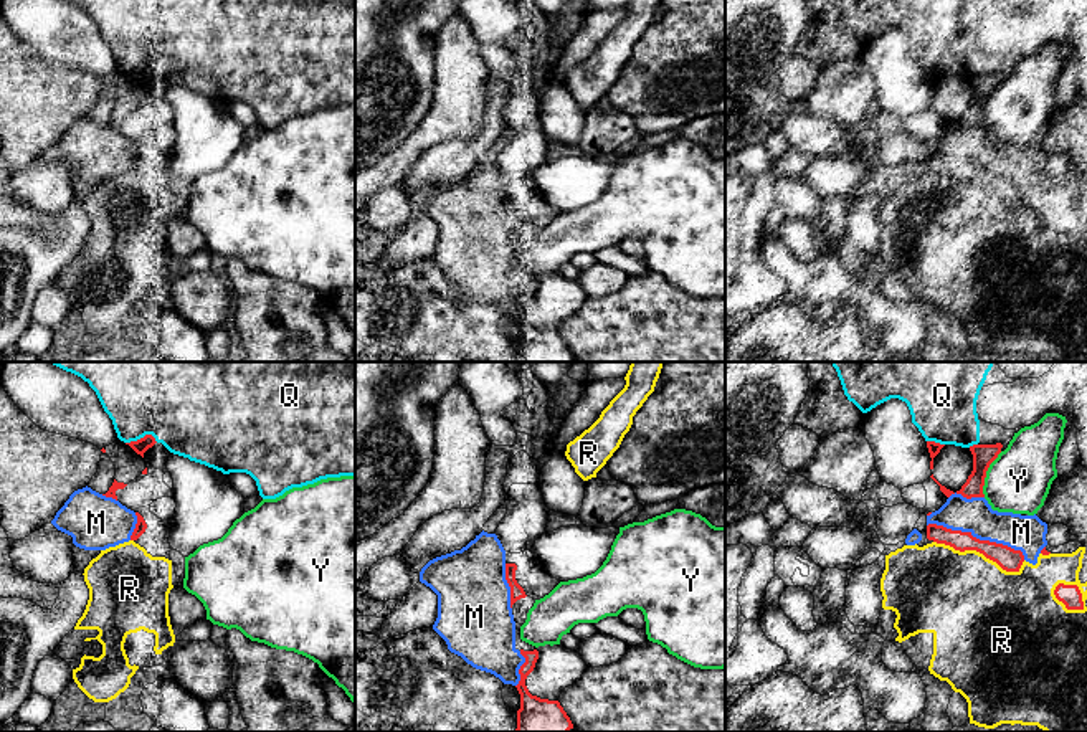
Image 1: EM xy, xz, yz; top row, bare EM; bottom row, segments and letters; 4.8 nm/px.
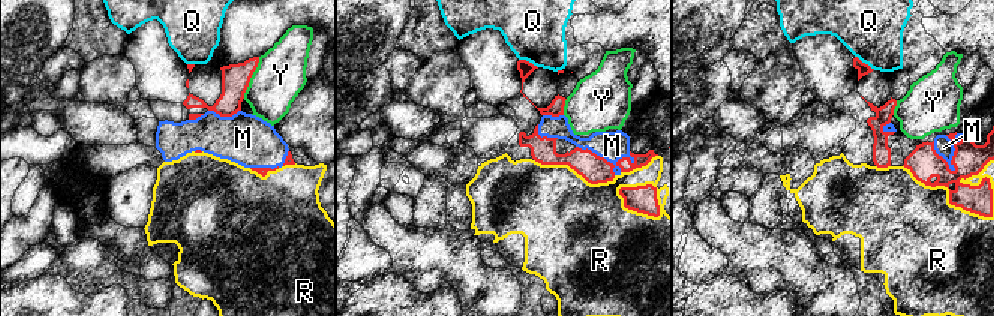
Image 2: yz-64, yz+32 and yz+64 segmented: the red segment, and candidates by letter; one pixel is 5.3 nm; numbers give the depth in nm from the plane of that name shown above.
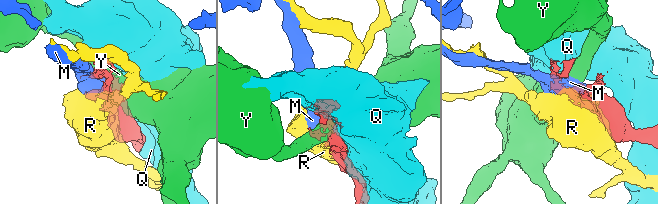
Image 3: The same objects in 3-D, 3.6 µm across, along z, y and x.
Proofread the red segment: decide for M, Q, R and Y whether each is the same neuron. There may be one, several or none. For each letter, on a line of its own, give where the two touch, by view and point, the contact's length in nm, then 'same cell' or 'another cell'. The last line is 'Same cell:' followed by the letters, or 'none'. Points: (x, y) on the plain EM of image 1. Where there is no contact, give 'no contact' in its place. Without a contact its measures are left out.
M: yz (978, 169) | 500 nm | same cell
Q: xy (141, 68) | 160 nm | another cell
R: yz (980, 182) | 460 nm | another cell
Y: yz (985, 104) | 240 nm | another cell
Same cell: M

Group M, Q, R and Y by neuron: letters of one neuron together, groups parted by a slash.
M / Q / R / Y

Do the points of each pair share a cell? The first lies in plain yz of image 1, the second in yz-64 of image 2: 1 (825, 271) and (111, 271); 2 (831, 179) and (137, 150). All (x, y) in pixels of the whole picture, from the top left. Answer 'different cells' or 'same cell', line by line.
1: same cell
2: same cell

